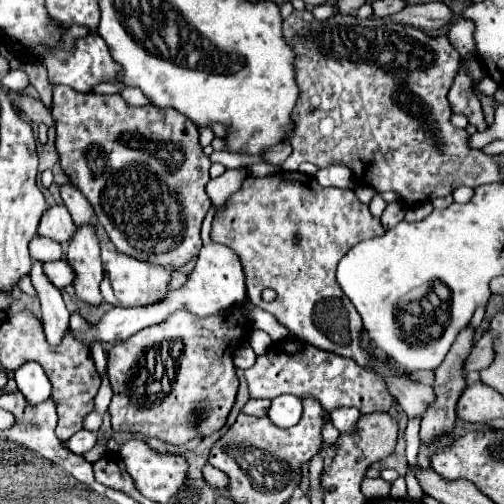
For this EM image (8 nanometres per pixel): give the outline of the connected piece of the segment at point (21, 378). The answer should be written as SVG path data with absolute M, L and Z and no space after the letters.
M26 361L14 371L14 379L18 383L18 391L30 401L30 403L40 403L50 397L50 381L44 373L42 367L34 361Z

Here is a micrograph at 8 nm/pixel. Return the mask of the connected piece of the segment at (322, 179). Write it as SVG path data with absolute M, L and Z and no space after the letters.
M331 166L326 167L326 169L320 169L316 173L316 179L324 187L355 189L358 186L355 180L353 180L352 172L345 166Z

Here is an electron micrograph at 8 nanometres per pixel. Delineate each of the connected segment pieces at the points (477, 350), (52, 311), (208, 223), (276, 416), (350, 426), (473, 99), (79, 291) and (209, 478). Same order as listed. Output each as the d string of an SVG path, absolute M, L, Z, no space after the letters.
M488 331L480 337L480 341L472 347L468 361L464 365L464 371L482 371L490 363L494 363L496 351L494 351L494 335Z
M35 261L31 267L30 278L38 291L38 299L42 310L42 323L44 323L44 335L50 347L58 347L70 329L68 319L70 313L62 301L59 289L49 281L43 273L42 262Z
M211 205L211 207L208 210L208 213L206 214L206 217L202 223L201 239L202 239L202 242L204 245L211 241L210 231L212 228L212 222L213 222L213 219L215 217L215 213L216 212L215 212L214 206Z
M280 395L272 401L268 409L268 417L276 427L288 429L300 421L302 415L302 401L294 395Z
M340 407L338 411L332 411L332 423L334 427L342 433L342 435L356 435L358 433L358 419L360 413L356 409L348 409L348 407Z
M464 63L460 65L460 69L458 69L456 77L454 77L448 99L450 99L452 111L454 113L464 113L468 117L468 121L478 131L488 129L488 123L484 121L484 115L482 115L482 109L480 109L480 101L478 101L476 91L474 91L474 79L468 75L468 69L466 69Z
M78 227L74 239L68 247L68 263L74 271L72 287L80 301L88 305L100 305L100 281L102 281L102 263L98 251L98 237L94 235L94 227Z
M210 463L204 465L202 473L204 473L204 481L206 481L214 491L224 491L224 493L228 495L228 475L226 475L226 473L218 471L218 469L212 467Z

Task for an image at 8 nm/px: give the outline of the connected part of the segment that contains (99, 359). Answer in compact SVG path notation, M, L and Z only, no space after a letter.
M94 343L94 345L90 347L90 351L92 351L94 363L96 363L96 371L98 371L98 375L104 377L104 375L106 375L106 355L104 355L104 347L102 347L100 343Z

